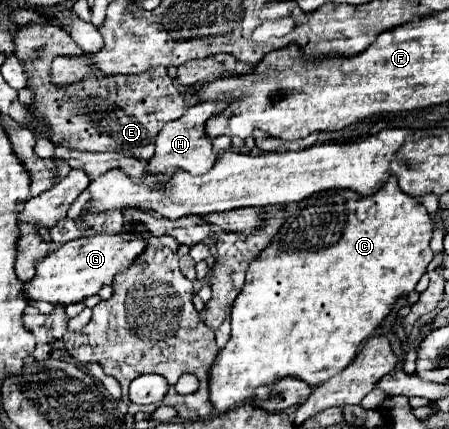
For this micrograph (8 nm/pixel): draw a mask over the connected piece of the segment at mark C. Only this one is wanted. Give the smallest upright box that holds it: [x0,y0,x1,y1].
[210,179,432,413]

